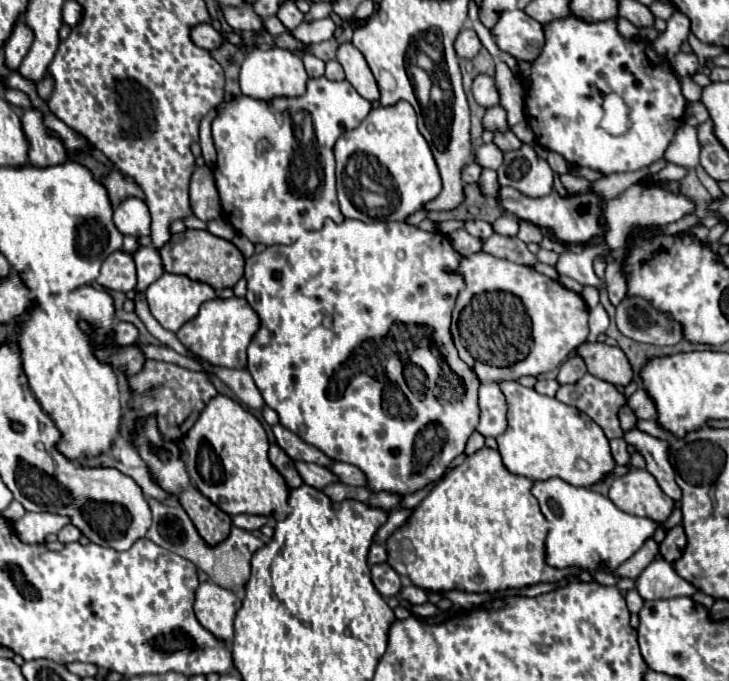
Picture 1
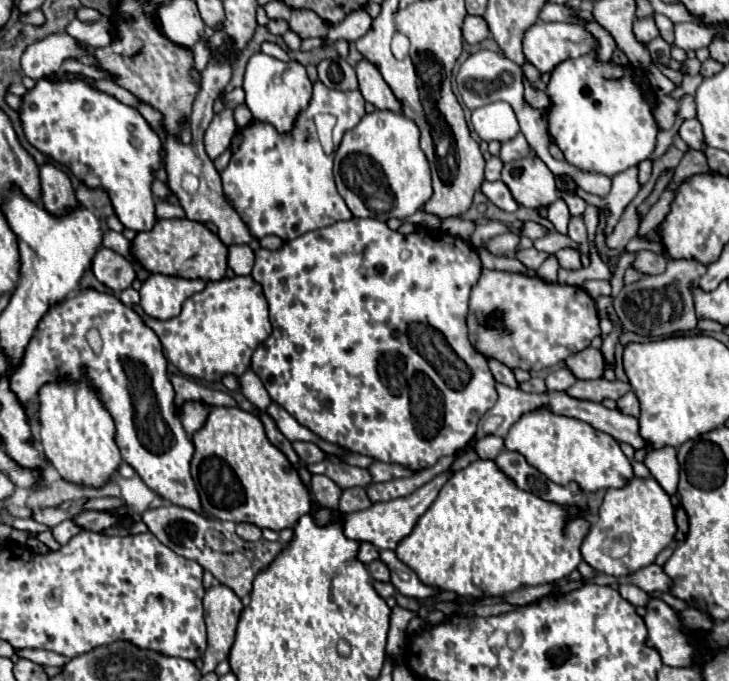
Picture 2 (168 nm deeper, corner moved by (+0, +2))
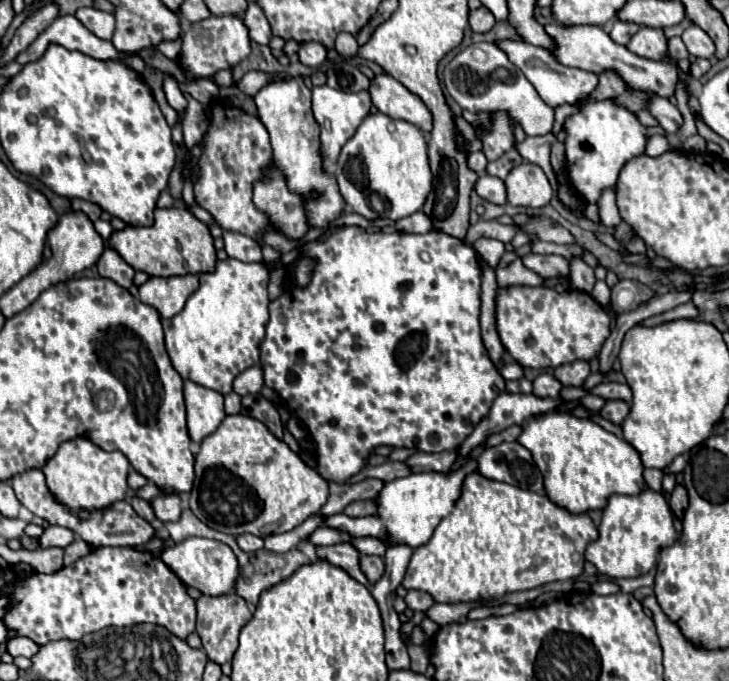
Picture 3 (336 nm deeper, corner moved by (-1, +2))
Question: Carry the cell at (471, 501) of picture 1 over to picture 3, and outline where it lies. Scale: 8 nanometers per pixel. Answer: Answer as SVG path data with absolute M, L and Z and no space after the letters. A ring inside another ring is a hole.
M479 471L463 479L461 495L455 509L437 525L425 545L413 549L403 587L423 589L433 595L437 603L459 603L503 597L509 591L527 591L551 581L565 581L581 575L585 563L585 547L597 539L597 527L587 513L573 515L565 507L555 505L547 495L523 491L509 483L483 477Z

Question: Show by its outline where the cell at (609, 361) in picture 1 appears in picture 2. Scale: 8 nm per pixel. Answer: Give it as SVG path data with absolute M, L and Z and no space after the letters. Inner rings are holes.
M588 347L588 349L568 357L564 363L576 379L600 379L602 371L604 371L602 351L594 349L594 347Z

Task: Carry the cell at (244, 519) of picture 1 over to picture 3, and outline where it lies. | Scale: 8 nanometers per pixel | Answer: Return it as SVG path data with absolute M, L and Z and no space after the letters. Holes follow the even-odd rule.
M243 533L241 537L237 537L237 543L243 551L249 551L249 553L263 549L263 539L257 535L251 535L251 533Z

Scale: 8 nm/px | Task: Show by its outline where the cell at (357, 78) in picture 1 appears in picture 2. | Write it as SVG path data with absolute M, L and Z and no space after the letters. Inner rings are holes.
M362 59L356 65L358 73L358 83L360 83L360 93L368 103L372 103L376 109L388 109L394 113L402 113L402 105L380 75L380 71L366 59Z

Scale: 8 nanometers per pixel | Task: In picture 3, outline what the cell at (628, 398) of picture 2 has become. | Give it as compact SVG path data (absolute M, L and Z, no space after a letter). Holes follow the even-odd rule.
M607 401L605 407L601 409L601 417L605 417L607 421L611 421L615 425L621 425L627 415L629 415L629 403L627 401Z

